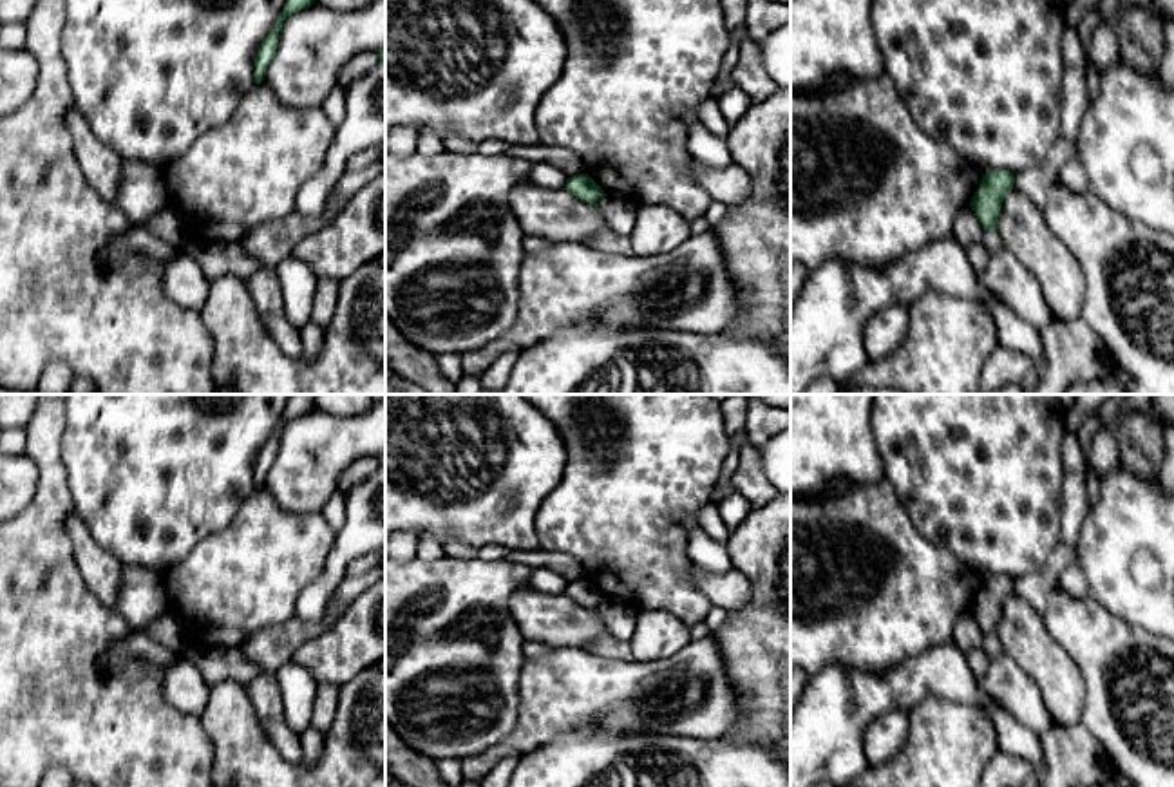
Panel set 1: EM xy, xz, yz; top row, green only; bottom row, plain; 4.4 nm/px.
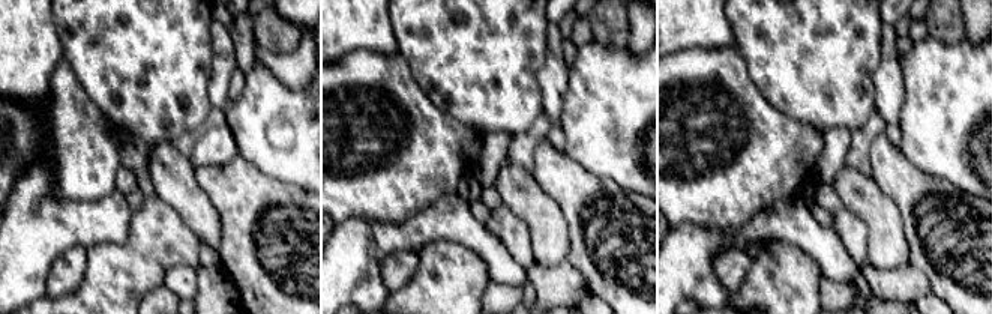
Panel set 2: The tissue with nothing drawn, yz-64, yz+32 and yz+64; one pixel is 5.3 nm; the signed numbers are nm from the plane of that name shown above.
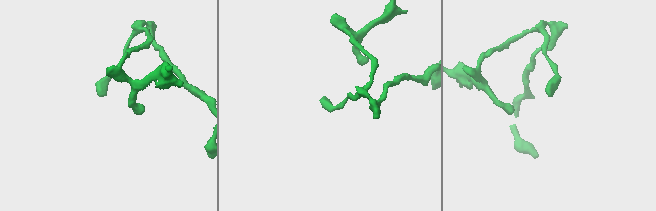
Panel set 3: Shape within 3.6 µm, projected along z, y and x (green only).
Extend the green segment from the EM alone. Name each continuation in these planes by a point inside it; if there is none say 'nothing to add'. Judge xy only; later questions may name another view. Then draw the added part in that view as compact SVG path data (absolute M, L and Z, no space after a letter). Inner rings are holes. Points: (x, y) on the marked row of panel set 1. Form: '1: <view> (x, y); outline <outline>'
nothing to add

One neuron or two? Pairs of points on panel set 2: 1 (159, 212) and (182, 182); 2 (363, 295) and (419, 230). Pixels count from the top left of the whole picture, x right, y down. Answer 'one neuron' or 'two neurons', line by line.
1: two neurons
2: one neuron

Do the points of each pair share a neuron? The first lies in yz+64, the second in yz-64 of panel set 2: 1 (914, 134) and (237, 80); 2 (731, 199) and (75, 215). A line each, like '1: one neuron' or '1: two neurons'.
1: two neurons
2: two neurons

